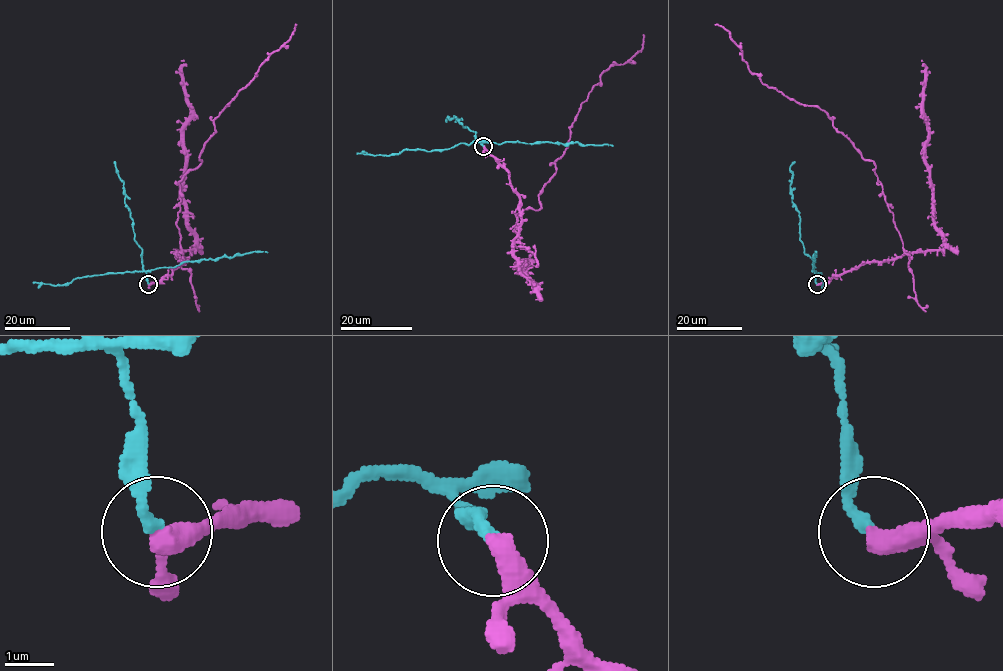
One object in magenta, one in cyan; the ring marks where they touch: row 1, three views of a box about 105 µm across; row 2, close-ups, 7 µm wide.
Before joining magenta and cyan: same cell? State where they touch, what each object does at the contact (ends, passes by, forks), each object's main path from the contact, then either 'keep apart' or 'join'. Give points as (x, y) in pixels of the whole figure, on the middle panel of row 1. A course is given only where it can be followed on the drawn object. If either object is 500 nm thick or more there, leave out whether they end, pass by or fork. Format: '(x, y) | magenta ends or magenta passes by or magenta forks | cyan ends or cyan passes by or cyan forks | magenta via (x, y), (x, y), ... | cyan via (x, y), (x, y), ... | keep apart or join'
(483, 146) | magenta ends | cyan ends | magenta via (483, 146), (519, 199), (518, 240), (516, 215), (541, 207), (580, 105), (604, 71), (639, 52), (642, 35) | cyan via (483, 146), (476, 141), (476, 132), (463, 126), (457, 118), (447, 116), (446, 122) | keep apart

